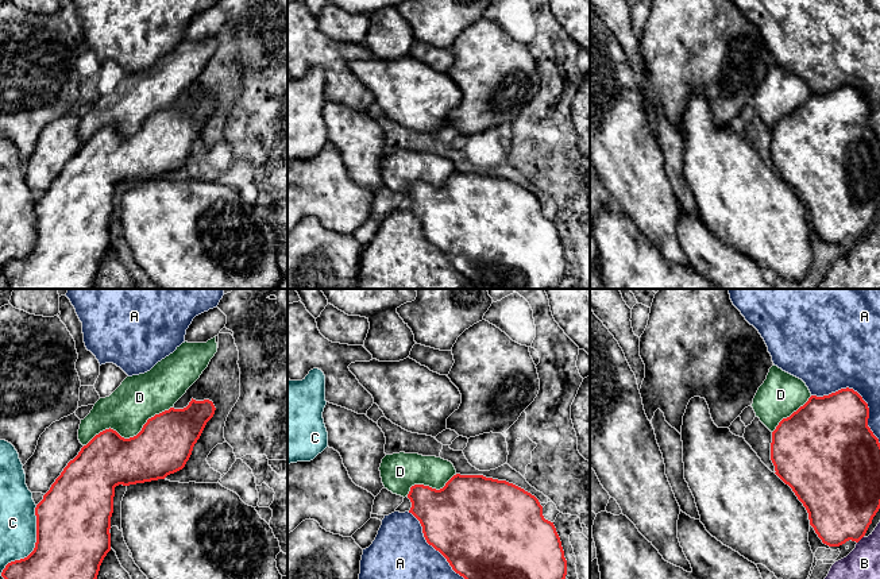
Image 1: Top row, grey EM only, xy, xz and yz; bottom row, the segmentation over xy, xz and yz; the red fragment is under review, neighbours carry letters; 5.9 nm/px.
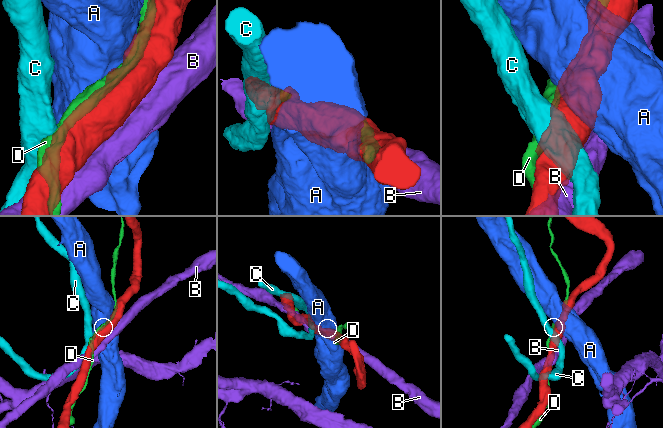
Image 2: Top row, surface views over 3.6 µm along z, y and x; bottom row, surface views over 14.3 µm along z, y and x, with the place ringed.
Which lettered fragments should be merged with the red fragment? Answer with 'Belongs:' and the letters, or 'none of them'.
Belongs: D

